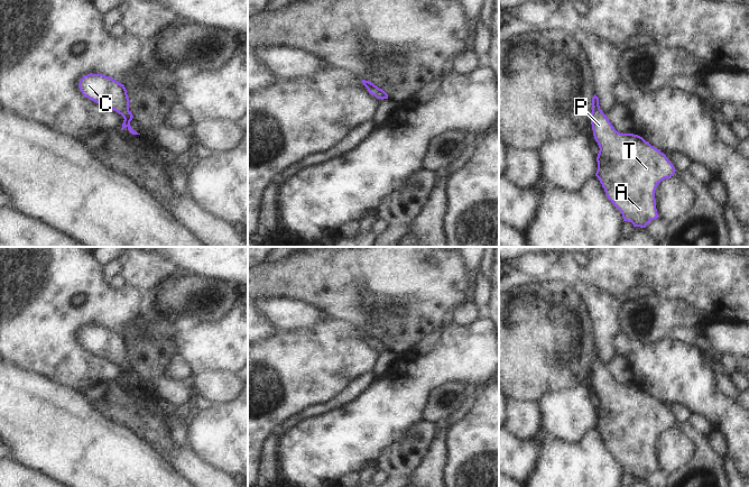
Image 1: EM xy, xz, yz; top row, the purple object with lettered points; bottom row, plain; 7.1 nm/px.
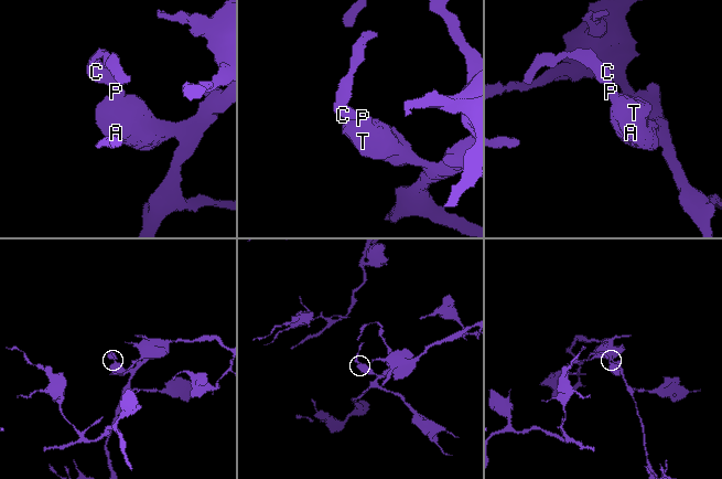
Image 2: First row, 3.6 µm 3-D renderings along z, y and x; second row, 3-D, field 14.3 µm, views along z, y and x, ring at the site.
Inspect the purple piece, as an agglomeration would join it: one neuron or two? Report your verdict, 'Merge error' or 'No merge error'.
No merge error

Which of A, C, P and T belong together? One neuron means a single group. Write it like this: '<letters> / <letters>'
A C P T

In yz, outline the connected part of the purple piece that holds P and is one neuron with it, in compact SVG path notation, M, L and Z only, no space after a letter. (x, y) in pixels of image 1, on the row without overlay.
M595 346L591 357L593 387L600 399L595 428L608 450L621 463L623 472L631 474L634 478L646 479L651 471L659 469L655 451L657 437L663 431L674 428L676 421L660 401L651 397L642 388L618 384L600 360L599 349Z

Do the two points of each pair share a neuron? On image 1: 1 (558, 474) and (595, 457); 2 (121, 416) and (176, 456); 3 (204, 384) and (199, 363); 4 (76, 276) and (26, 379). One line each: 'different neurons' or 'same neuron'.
1: same neuron
2: same neuron
3: different neurons
4: different neurons

